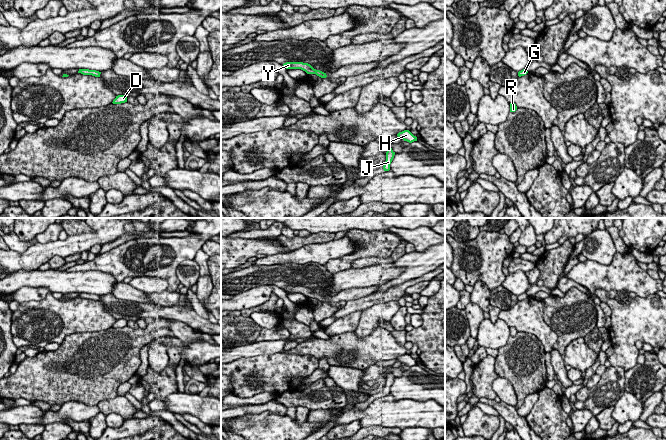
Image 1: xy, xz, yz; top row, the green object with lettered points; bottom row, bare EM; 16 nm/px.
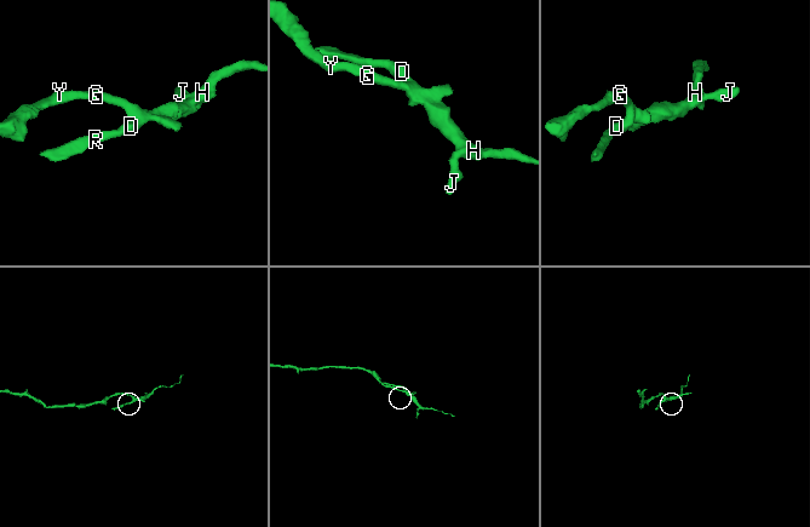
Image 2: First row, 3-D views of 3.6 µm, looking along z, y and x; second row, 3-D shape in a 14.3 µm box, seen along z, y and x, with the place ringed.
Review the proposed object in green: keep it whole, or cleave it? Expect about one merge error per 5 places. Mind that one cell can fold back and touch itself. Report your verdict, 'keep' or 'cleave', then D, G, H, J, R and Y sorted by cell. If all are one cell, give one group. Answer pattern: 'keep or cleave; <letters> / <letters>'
keep; D G H J R Y

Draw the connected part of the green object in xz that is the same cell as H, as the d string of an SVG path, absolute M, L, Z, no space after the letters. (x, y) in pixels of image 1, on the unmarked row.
M404 354L402 356L399 356L397 358L397 360L400 362L400 363L403 363L404 365L407 365L409 367L412 367L414 365L417 365L417 361L414 360L409 354Z

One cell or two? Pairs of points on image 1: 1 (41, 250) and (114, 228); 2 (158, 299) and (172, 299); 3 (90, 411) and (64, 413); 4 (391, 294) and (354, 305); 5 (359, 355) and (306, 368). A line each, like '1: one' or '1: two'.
1: one
2: one
3: one
4: one
5: two

